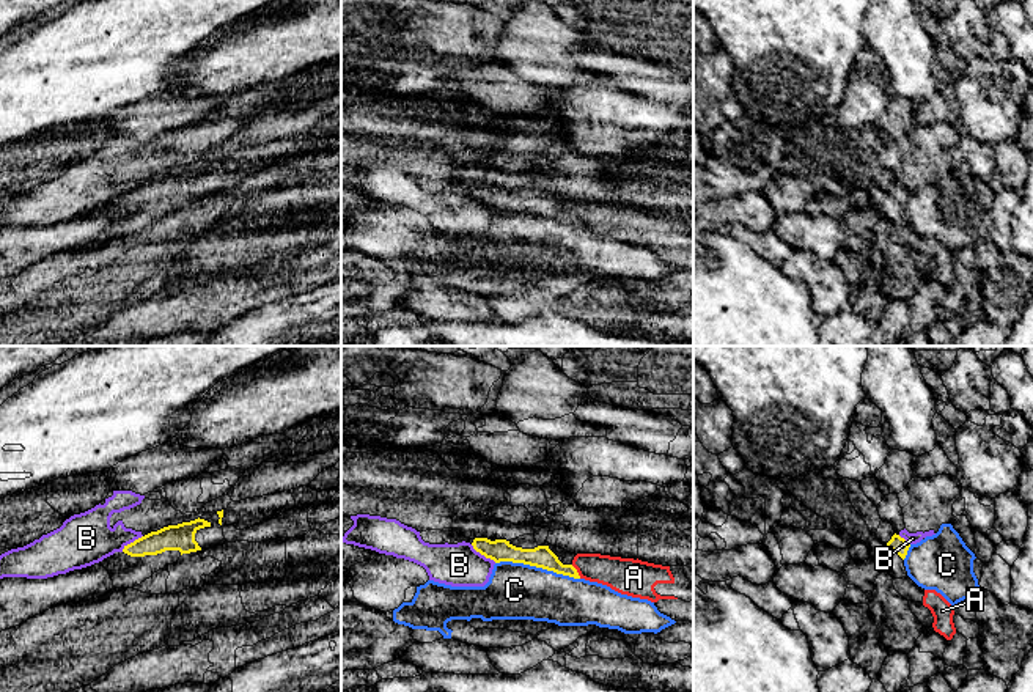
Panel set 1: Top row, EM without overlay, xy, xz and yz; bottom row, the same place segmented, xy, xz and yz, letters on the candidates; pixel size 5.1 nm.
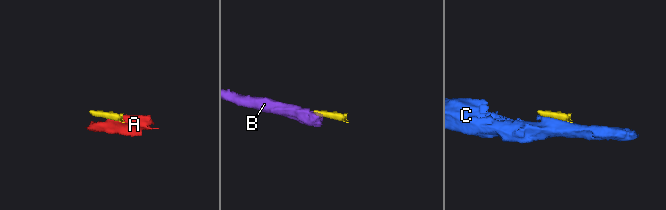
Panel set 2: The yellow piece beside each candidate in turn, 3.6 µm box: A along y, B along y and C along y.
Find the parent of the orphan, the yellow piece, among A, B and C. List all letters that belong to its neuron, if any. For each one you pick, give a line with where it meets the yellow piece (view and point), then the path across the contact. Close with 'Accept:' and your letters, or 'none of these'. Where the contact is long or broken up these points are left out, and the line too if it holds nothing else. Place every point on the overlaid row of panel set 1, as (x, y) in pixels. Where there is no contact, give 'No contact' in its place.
Accept: none of these

